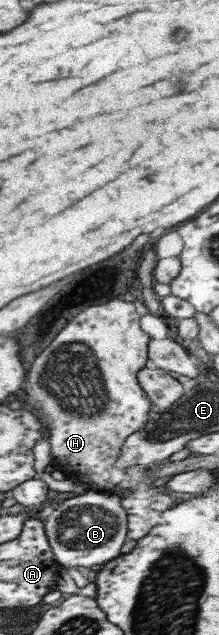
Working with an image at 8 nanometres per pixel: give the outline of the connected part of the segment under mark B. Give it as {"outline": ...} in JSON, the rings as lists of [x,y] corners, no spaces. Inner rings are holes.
{"outline":[[[92,489],[62,498],[61,505],[46,516],[43,527],[53,559],[66,570],[104,565],[121,554],[120,549],[127,539],[126,511],[119,496]]]}

